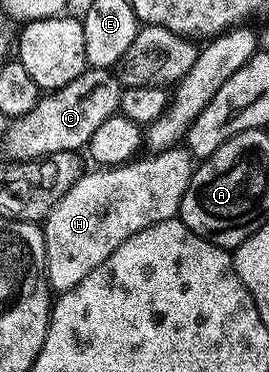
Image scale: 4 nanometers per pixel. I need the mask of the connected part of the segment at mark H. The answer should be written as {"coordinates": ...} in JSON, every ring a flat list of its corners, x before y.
{"coordinates":[[180,147,163,149,150,156,154,157,143,156,124,165,98,167,93,170,95,173,83,172,77,183,50,208,41,231,46,244,46,279,51,290,65,291,76,287,89,273,96,271,120,243,132,239,132,235,144,231,144,227,179,216,184,191,190,182,192,158]]}

